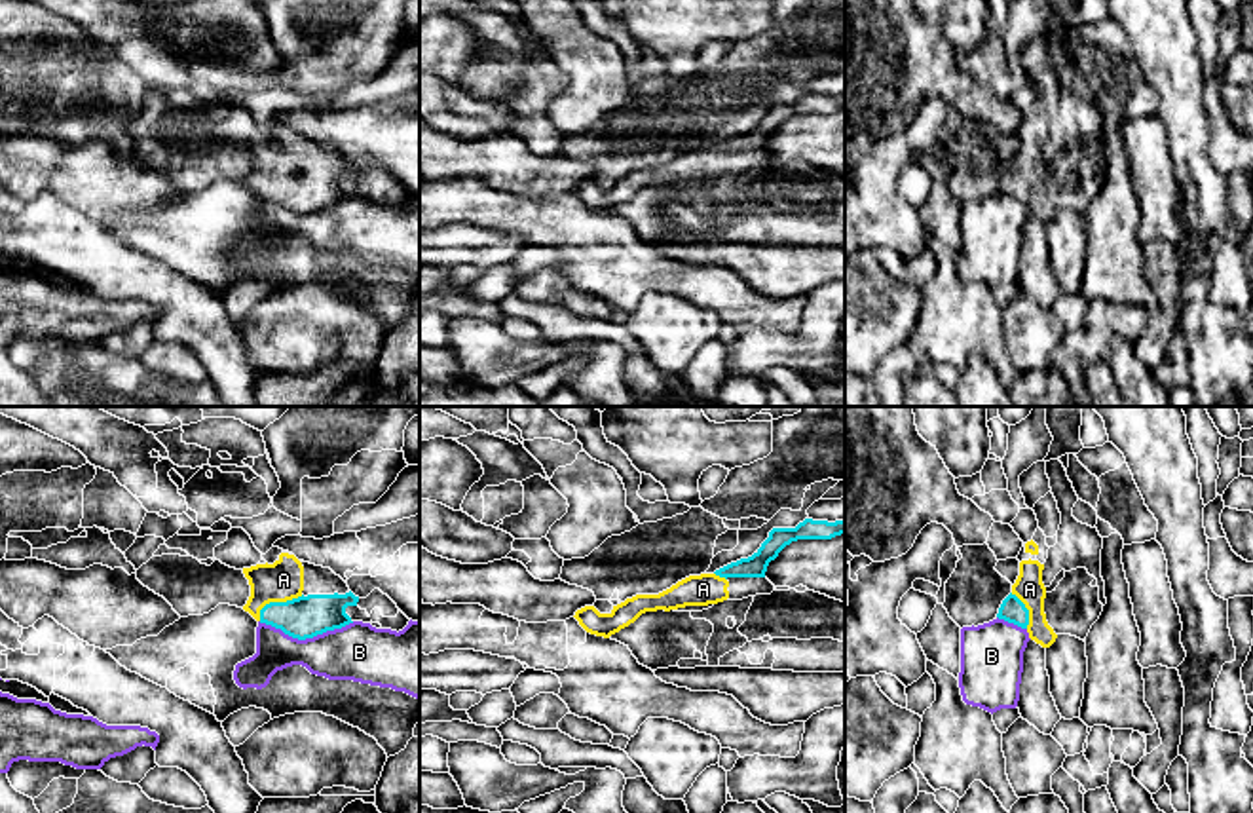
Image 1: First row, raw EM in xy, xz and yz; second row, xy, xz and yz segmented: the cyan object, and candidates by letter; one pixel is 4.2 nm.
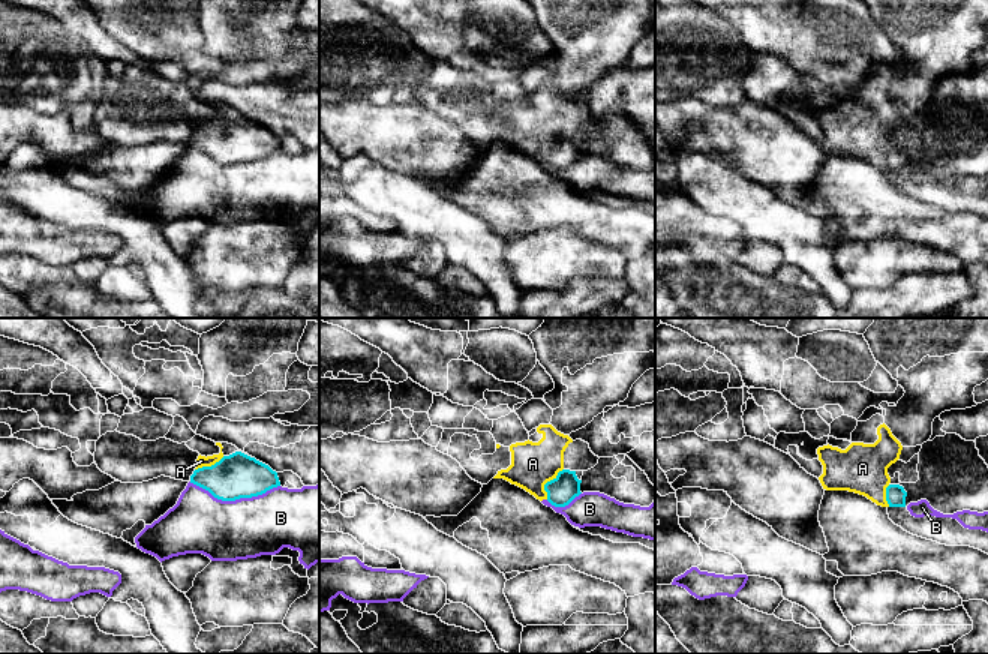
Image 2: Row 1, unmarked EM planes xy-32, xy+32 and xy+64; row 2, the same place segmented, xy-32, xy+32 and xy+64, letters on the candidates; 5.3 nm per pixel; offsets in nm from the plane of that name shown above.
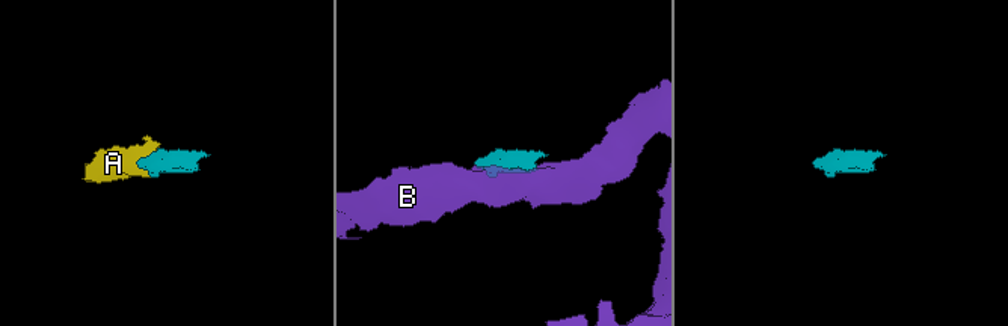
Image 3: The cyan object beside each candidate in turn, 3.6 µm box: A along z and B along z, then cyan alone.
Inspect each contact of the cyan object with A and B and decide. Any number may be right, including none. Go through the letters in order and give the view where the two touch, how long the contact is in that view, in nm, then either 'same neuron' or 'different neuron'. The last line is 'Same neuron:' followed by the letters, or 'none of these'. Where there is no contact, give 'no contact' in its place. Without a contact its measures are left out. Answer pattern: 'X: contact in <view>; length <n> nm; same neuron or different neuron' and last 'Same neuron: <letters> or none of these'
A: contact in xy; length 220 nm; same neuron
B: contact in xy; length 400 nm; different neuron
Same neuron: A

